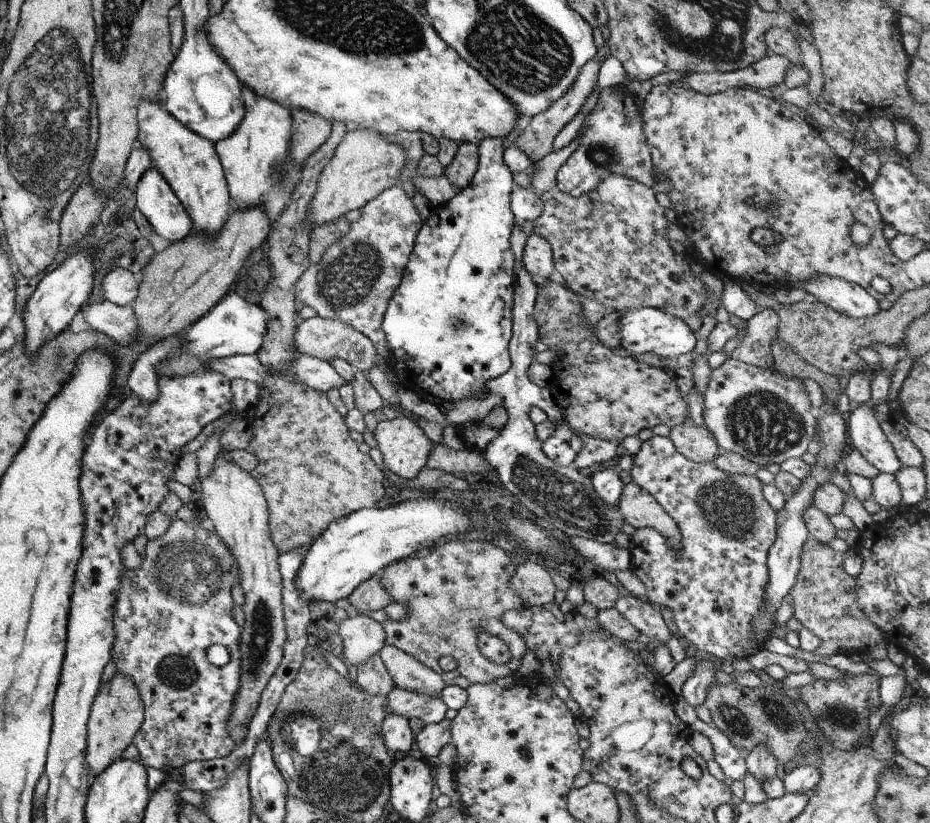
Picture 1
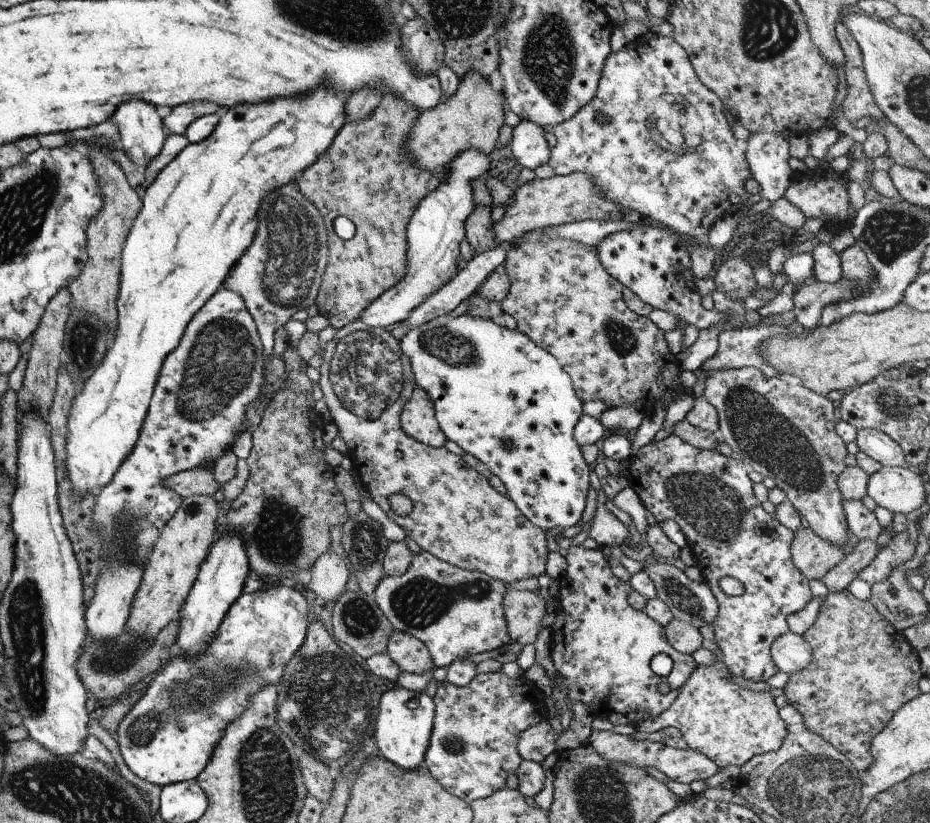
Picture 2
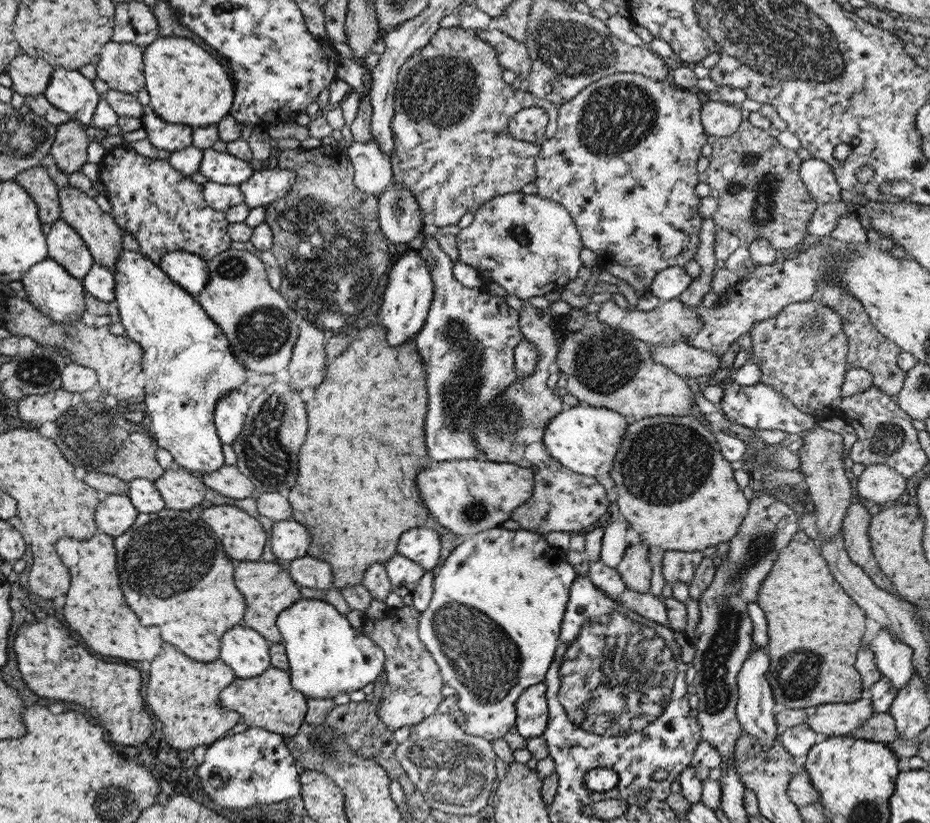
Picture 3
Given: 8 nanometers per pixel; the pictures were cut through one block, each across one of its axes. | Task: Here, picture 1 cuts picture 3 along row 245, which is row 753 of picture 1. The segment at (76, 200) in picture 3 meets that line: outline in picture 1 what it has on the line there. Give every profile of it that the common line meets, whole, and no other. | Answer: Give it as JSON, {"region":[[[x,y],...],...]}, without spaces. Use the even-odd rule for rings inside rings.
{"region":[[[114,672],[111,679],[100,686],[90,706],[85,737],[85,762],[89,774],[96,776],[120,758],[121,752],[131,744],[139,730],[143,717],[142,700],[133,680],[121,672]]]}

